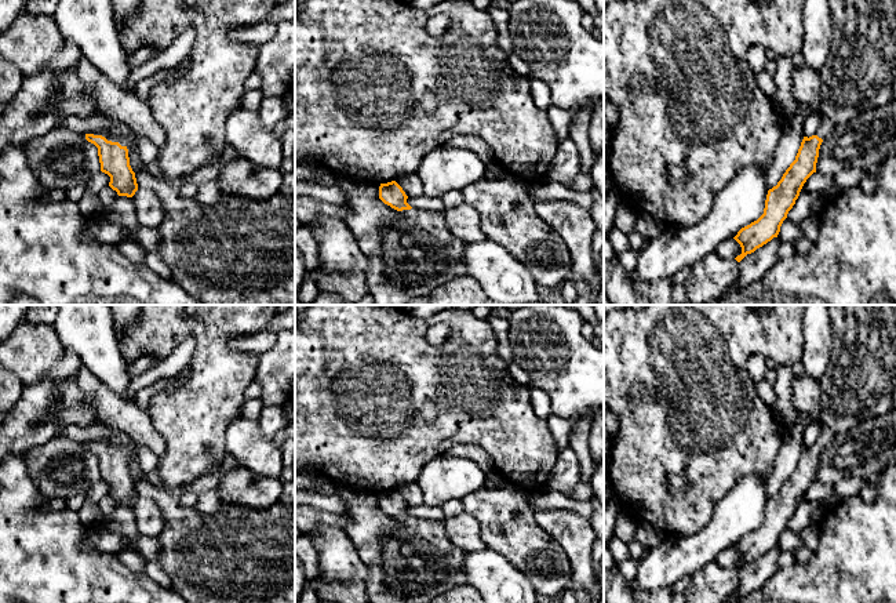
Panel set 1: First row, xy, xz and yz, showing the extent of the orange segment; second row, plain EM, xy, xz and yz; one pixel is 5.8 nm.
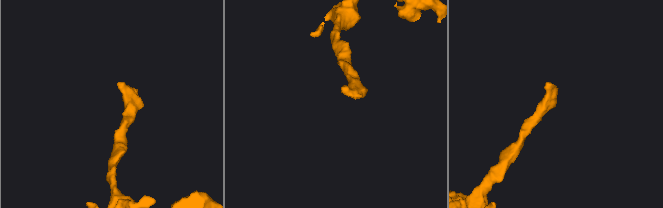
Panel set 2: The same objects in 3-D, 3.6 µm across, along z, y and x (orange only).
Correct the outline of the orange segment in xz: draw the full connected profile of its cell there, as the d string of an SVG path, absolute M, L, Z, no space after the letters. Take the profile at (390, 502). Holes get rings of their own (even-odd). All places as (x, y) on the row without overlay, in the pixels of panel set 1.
M396 490L380 493L379 508L391 517L401 520L409 531L422 537L429 545L444 551L452 546L442 520L411 516L407 512L408 505Z

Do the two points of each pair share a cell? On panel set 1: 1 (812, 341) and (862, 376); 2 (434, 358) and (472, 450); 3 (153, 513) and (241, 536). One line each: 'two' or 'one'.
1: two
2: two
3: two

